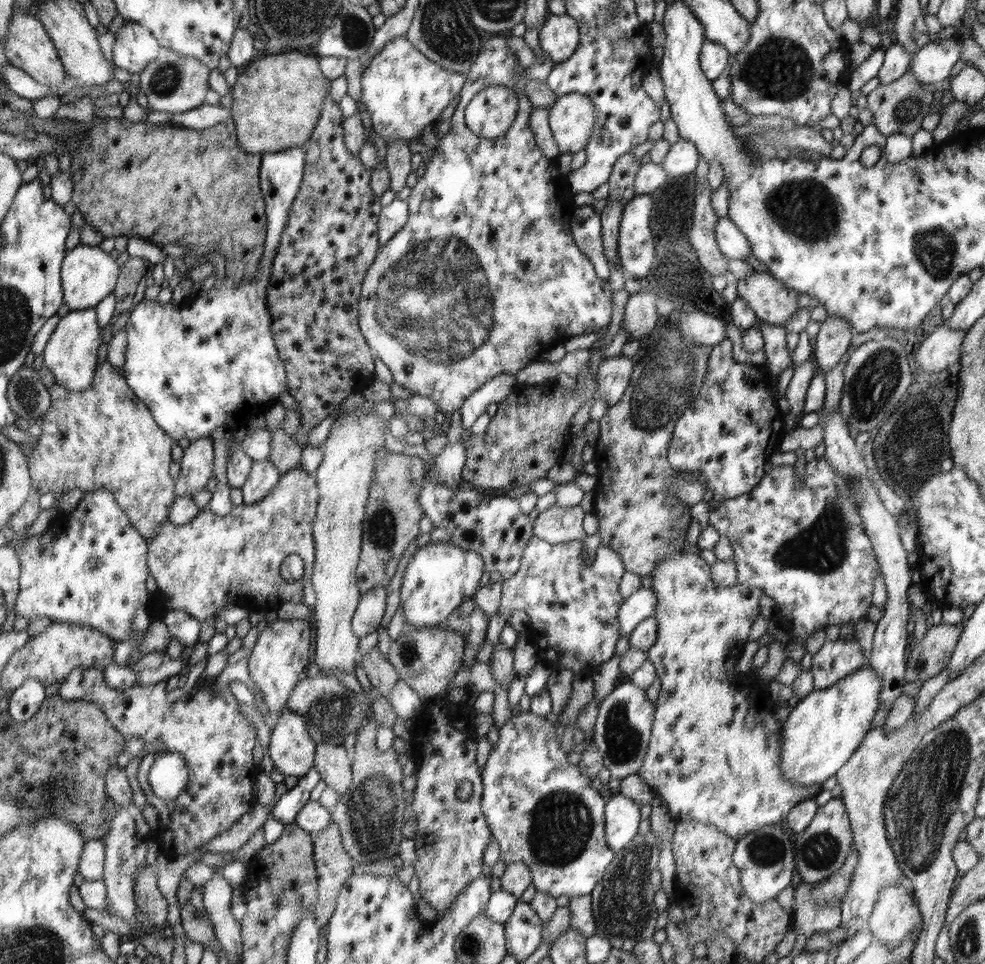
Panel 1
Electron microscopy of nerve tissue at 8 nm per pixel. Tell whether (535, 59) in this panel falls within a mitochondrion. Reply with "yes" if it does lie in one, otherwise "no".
no

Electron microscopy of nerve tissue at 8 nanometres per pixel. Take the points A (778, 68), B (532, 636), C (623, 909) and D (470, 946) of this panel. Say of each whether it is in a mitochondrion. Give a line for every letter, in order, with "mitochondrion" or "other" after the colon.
A: mitochondrion
B: other
C: mitochondrion
D: mitochondrion

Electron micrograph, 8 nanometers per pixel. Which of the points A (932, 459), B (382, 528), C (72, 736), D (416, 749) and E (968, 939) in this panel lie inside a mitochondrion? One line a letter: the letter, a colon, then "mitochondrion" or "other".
A: other
B: mitochondrion
C: other
D: other
E: mitochondrion

